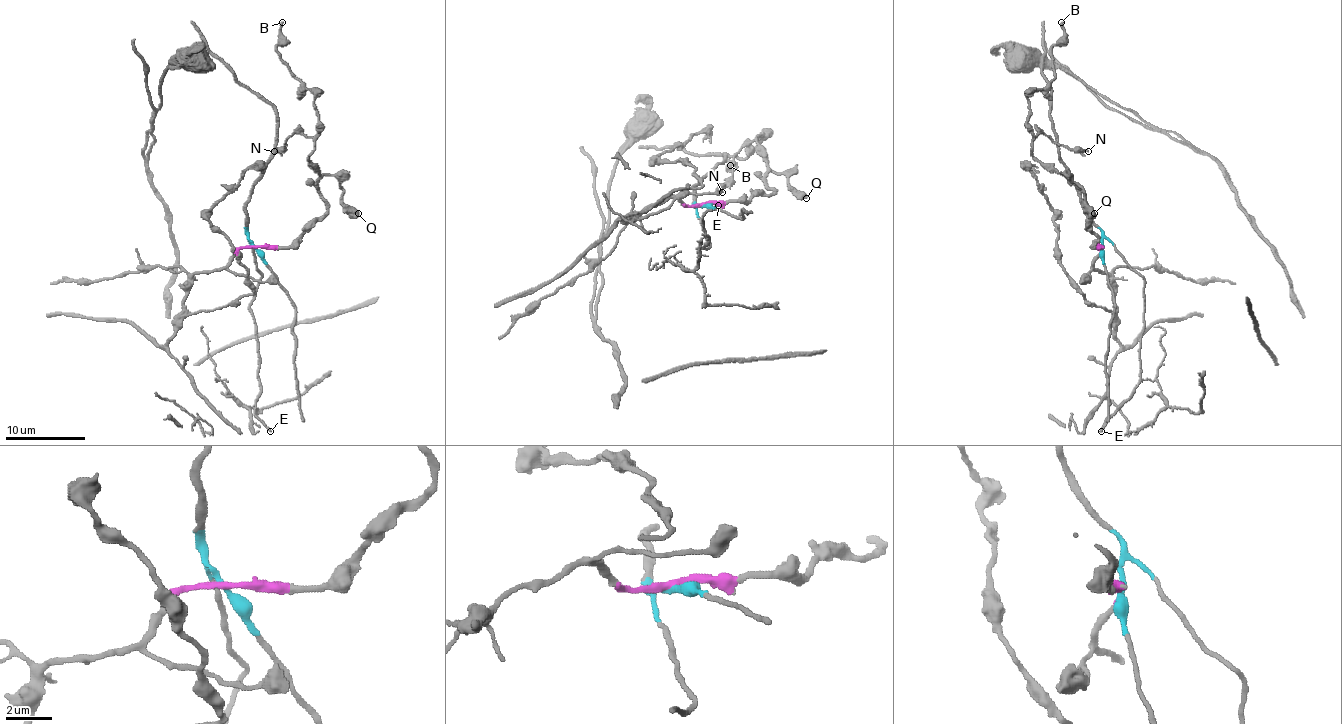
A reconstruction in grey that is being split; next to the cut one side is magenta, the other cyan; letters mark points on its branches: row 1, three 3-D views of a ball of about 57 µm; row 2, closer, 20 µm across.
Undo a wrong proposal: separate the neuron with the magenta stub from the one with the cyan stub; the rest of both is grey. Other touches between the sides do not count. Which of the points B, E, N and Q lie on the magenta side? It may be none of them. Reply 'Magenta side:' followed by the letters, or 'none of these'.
Magenta side: B, N, Q

